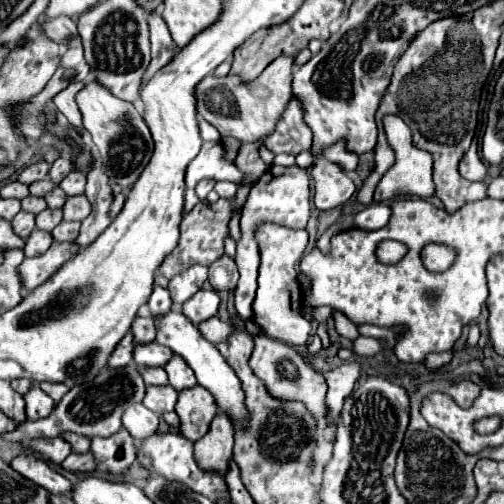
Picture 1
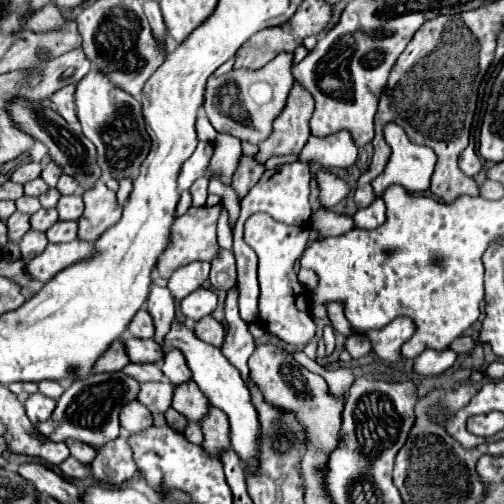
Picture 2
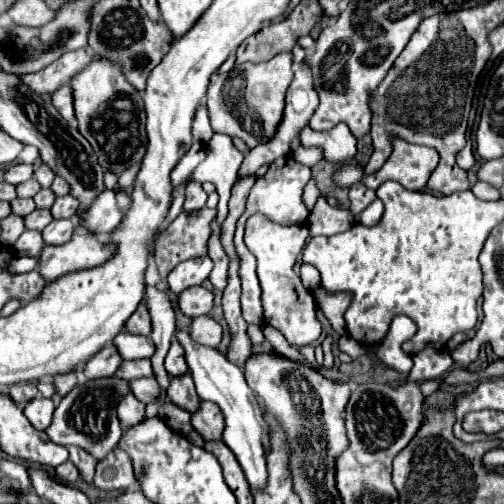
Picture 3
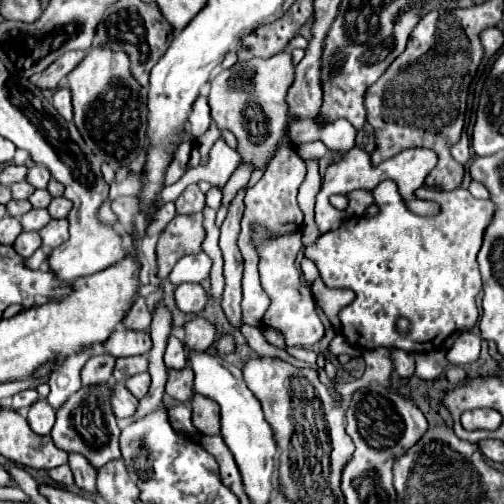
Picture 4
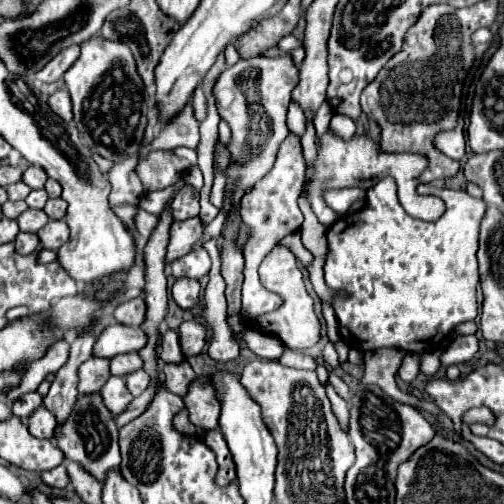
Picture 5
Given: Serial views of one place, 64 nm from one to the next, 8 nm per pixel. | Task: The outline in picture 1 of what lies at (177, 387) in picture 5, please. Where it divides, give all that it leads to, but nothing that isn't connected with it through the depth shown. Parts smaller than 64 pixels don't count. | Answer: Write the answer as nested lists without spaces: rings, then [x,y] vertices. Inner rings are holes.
[[[196,386],[178,394],[176,414],[180,416],[182,436],[190,442],[196,442],[208,432],[212,418],[218,414],[218,406],[208,390]]]

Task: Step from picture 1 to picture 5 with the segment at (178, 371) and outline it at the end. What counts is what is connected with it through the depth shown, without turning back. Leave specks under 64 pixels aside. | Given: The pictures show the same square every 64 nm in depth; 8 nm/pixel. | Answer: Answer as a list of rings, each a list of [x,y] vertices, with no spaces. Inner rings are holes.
[[[166,330],[164,336],[162,336],[160,360],[164,360],[166,364],[180,364],[180,362],[184,362],[180,340],[178,340],[178,334],[174,330]]]

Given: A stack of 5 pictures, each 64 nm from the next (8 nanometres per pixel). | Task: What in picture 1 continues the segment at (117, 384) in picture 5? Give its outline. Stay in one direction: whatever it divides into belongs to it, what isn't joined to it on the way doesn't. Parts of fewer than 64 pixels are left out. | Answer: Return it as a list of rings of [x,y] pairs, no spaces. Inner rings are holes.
[[[144,404],[130,406],[122,416],[122,424],[124,424],[124,428],[128,428],[128,432],[132,434],[134,440],[144,440],[144,438],[156,434],[158,422],[160,422],[160,418],[154,412],[150,412]]]

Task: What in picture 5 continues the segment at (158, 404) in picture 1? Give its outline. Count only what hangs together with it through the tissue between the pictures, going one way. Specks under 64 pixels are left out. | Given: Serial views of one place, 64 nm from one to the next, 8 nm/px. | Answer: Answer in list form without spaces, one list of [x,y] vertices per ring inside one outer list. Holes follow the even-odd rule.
[[[144,370],[132,372],[132,374],[126,378],[126,386],[128,386],[128,390],[130,390],[132,396],[140,396],[140,394],[146,390],[148,384],[150,384],[150,374],[144,372]]]

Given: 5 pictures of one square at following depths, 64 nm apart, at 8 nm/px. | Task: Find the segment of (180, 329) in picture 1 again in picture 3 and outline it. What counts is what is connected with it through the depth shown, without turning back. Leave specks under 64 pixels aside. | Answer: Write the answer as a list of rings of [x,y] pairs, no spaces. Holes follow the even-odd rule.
[[[176,330],[174,340],[180,342],[184,348],[184,356],[188,362],[188,368],[192,372],[198,396],[202,400],[210,400],[220,406],[226,418],[226,428],[224,428],[224,444],[236,454],[236,460],[240,462],[246,480],[252,490],[264,488],[264,480],[268,476],[266,472],[266,452],[270,448],[270,438],[268,438],[268,424],[262,418],[262,408],[250,390],[250,386],[244,380],[244,372],[236,368],[236,364],[228,362],[224,354],[220,354],[216,348],[202,346],[190,338],[188,332]]]

